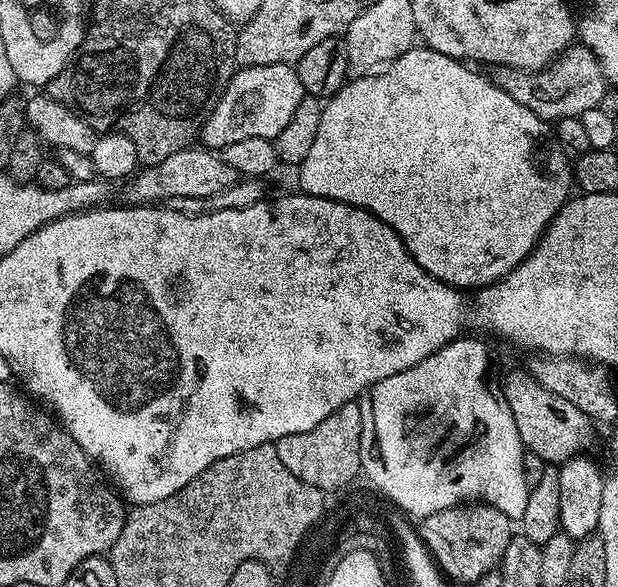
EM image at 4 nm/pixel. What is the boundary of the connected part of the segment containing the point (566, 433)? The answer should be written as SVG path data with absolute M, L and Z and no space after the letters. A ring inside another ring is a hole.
M521 370L512 372L505 380L502 380L504 397L510 406L510 414L514 414L514 426L518 426L520 441L525 449L552 466L559 466L564 461L577 455L596 440L597 429L594 422L578 406L566 402L566 398L558 398L558 394L550 394L533 378L531 372Z

